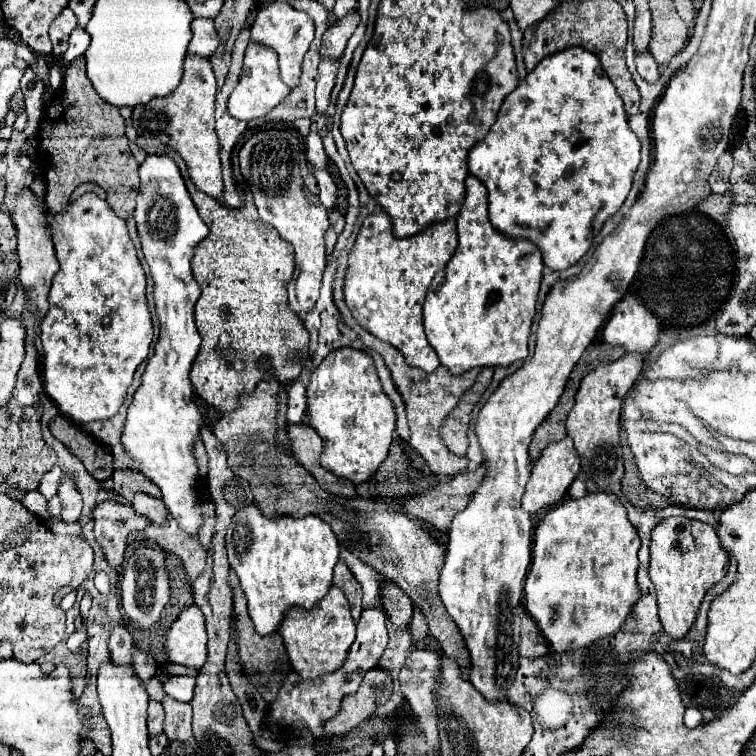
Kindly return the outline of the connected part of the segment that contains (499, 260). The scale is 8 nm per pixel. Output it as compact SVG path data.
M467 176L465 180L465 202L457 216L457 232L459 246L447 266L431 282L423 304L423 324L429 344L451 374L463 374L483 366L509 366L515 360L525 360L529 354L527 342L543 276L539 248L531 240L507 238L491 226L487 216L487 190L475 176Z

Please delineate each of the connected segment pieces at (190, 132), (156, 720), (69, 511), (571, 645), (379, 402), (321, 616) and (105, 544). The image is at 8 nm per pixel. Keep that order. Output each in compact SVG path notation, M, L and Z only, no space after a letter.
M187 56L183 78L175 92L165 98L153 98L147 106L133 108L131 124L139 136L159 138L163 144L177 150L177 154L187 162L189 178L197 184L197 188L213 198L221 198L223 178L219 162L219 138L215 134L215 94L217 84L209 60L201 56Z
M149 702L149 716L147 716L147 726L149 726L149 736L157 736L163 732L163 706L159 706L159 702Z
M63 476L61 488L59 488L59 498L61 498L61 520L63 522L77 522L81 516L81 494L75 486L75 482L69 476Z
M597 492L549 510L533 536L533 560L525 580L525 608L539 624L555 652L585 648L599 638L619 632L631 608L641 596L637 586L637 552L641 540L627 518L625 506L615 494Z
M355 348L331 352L311 374L307 386L307 412L309 426L315 428L323 440L321 464L329 472L353 484L361 484L367 482L387 458L397 416L367 352Z
M333 586L327 596L321 598L311 610L289 608L279 632L285 640L285 648L295 672L301 678L315 678L335 672L339 666L343 666L347 652L355 640L355 622L351 618L345 594L337 586Z
M95 504L93 522L95 540L101 546L107 564L115 572L121 572L127 536L135 530L143 530L149 522L145 516L135 514L129 504Z

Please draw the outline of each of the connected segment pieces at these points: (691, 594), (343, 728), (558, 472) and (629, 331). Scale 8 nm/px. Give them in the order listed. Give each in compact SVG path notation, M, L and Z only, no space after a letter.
M667 518L651 532L649 576L657 590L659 618L663 630L681 640L693 626L705 594L727 574L729 554L721 548L713 526L689 518Z
M381 668L369 670L369 672L363 676L363 682L361 682L359 690L357 690L355 694L349 694L347 698L343 698L341 710L333 716L333 720L327 720L327 724L325 724L325 734L327 734L327 736L343 736L343 734L347 734L347 732L353 730L355 726L359 726L363 720L367 720L381 704L385 704L385 702L391 698L391 692L393 692L391 674L389 674L387 670L381 670Z
M567 436L559 442L549 444L541 452L539 460L533 464L531 478L529 478L529 482L525 486L525 494L521 498L521 508L525 508L525 512L529 512L529 514L537 514L537 512L561 502L567 496L567 490L569 490L571 482L575 480L577 472L579 472L579 456L573 448L573 440Z
M625 296L603 326L603 340L647 356L659 340L659 322L635 296Z

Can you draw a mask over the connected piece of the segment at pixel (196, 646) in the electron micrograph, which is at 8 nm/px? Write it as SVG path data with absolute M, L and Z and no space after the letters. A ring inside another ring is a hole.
M193 604L185 608L179 618L171 624L167 634L167 654L169 662L201 668L207 660L207 634L205 616Z

